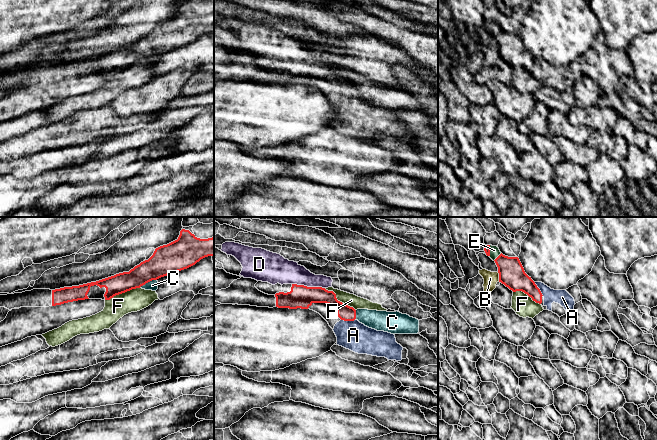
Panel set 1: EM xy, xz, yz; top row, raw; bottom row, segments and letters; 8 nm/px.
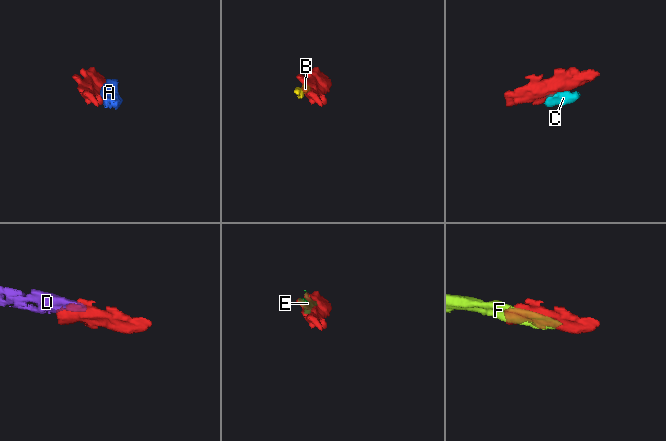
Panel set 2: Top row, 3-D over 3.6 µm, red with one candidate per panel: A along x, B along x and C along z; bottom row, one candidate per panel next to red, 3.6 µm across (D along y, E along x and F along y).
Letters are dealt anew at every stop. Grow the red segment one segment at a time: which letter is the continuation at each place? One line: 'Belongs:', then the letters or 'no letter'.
Belongs: D

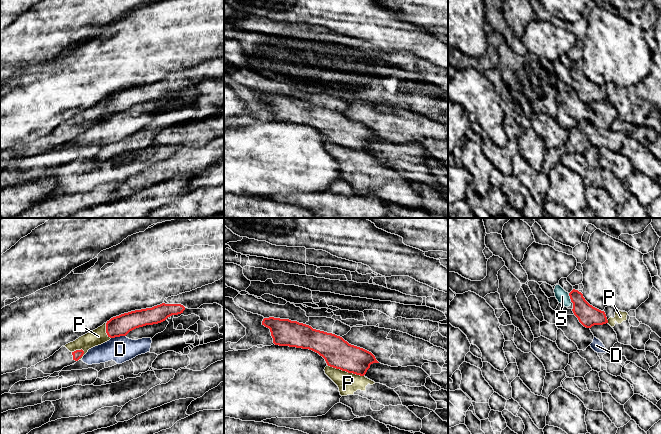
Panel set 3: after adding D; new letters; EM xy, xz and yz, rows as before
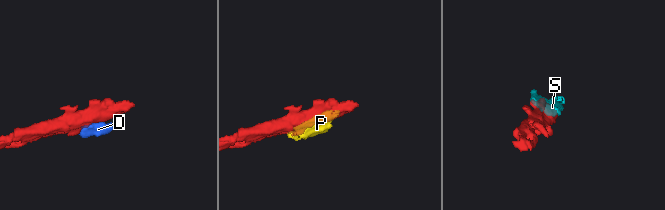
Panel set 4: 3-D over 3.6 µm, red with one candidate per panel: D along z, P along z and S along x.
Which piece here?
Belongs: no letter

